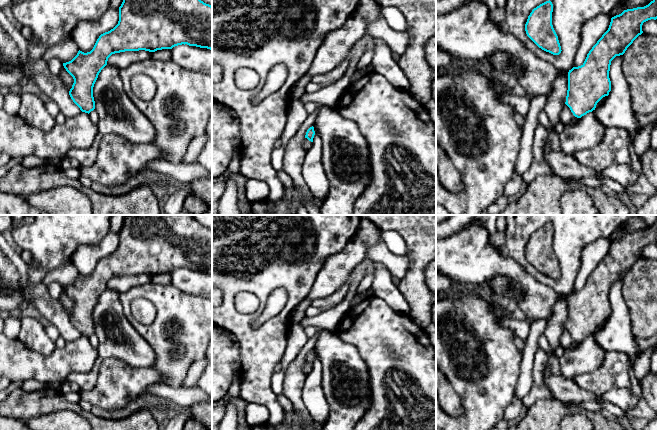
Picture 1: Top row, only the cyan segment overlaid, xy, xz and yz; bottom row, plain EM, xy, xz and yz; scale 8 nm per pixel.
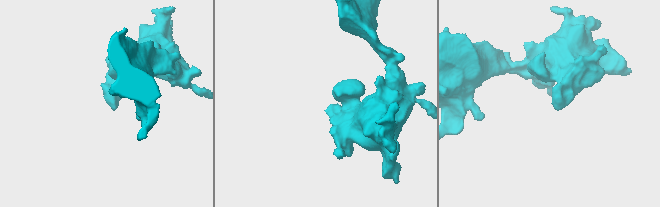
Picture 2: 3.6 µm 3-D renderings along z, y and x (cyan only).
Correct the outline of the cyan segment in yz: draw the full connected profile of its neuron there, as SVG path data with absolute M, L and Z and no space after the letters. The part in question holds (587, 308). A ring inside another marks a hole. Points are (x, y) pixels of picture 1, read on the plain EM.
M657 218L655 222L644 231L624 234L621 238L611 242L608 254L602 259L597 267L587 278L581 290L573 291L568 296L568 314L565 328L570 332L573 339L581 342L595 334L597 327L611 315L609 295L611 285L623 279L633 265L643 257L644 246L657 243Z

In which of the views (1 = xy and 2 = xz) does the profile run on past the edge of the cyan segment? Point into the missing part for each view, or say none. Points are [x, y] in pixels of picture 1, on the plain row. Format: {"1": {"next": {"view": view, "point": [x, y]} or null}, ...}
{"1": {"next": null}, "2": {"next": null}}

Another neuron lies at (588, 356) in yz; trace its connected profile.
M593 335L582 340L575 348L566 348L559 359L560 373L569 379L592 373L604 362L606 351L595 341Z

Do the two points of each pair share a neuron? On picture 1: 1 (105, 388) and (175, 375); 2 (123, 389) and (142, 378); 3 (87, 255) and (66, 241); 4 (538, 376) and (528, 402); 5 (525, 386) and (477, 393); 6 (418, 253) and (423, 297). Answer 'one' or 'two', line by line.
1: two
2: one
3: two
4: one
5: two
6: one

